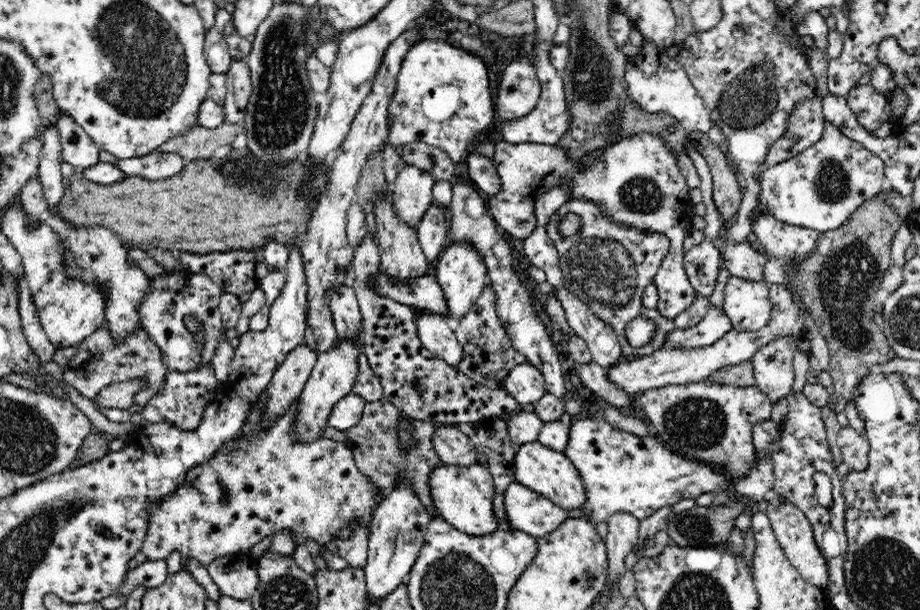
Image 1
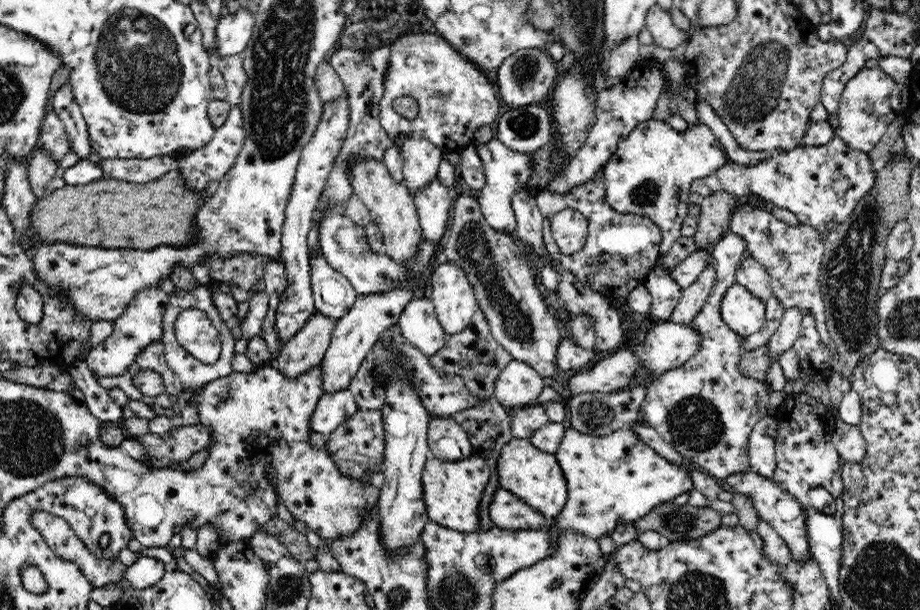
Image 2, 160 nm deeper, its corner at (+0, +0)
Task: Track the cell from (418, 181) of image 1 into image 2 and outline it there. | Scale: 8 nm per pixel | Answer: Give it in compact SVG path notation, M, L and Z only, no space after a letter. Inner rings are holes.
M410 136L410 138L405 138L398 143L404 162L402 184L408 187L413 198L419 188L423 189L423 186L436 176L444 154L426 138Z

